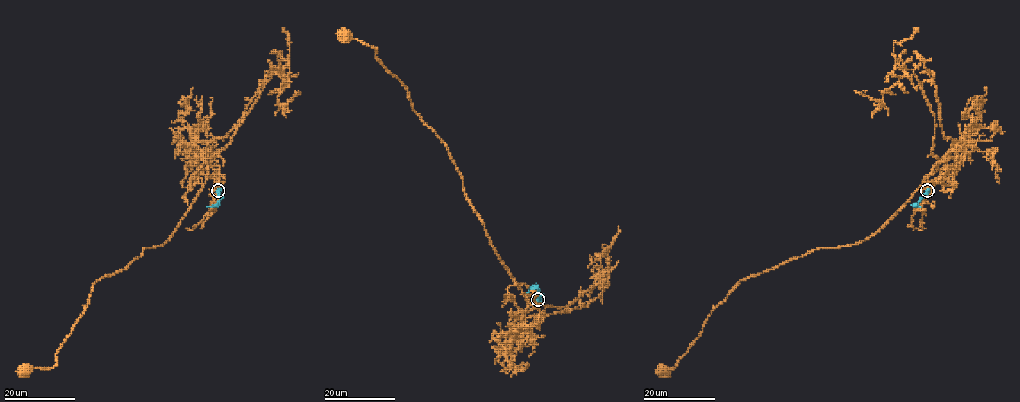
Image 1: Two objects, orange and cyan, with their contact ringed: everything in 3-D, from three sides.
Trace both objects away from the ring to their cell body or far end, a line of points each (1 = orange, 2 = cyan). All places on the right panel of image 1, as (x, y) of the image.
1: (927, 190), (944, 174), (952, 176), (965, 144), (864, 240), (816, 248), (742, 279), (677, 363), (663, 371)
2: (927, 190), (916, 205), (921, 207)

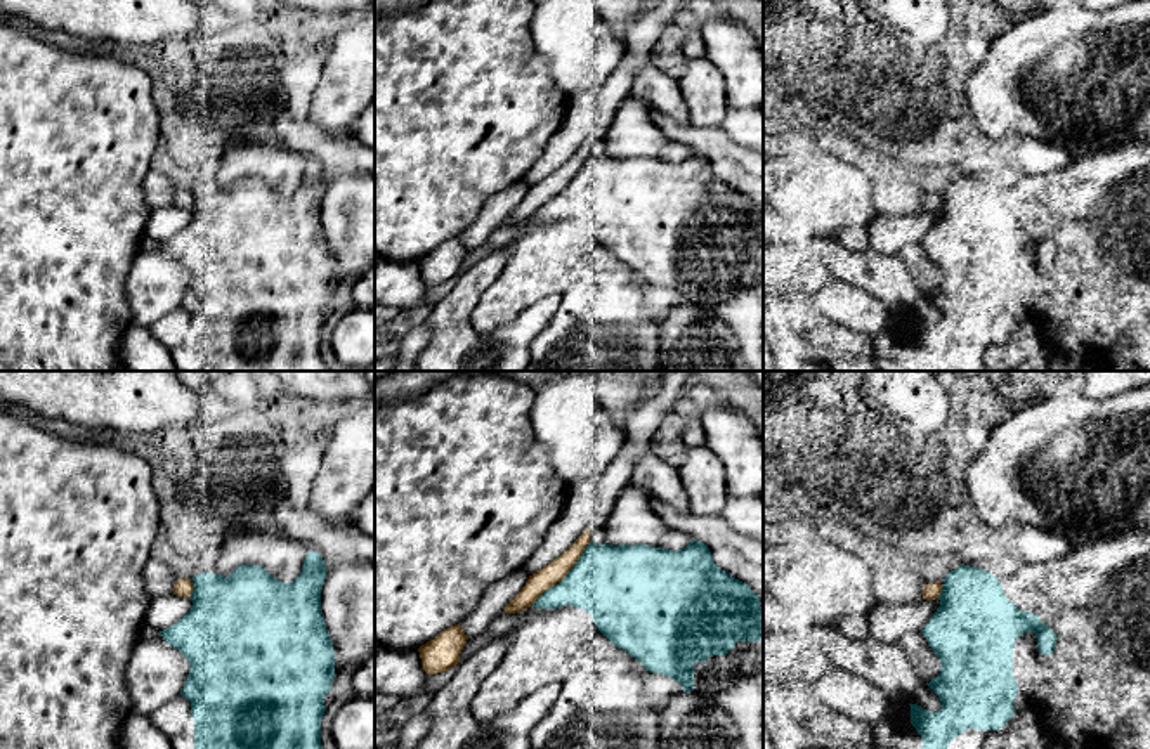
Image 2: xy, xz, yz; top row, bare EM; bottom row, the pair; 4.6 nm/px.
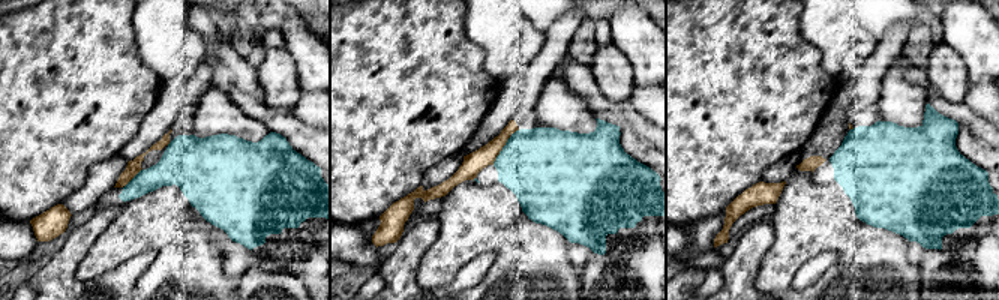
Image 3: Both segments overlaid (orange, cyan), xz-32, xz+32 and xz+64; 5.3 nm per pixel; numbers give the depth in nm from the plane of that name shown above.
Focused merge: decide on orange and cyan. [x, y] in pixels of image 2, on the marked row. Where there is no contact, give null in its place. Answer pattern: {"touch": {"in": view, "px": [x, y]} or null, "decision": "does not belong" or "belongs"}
{"touch": {"in": "xz", "px": [573, 566]}, "decision": "does not belong"}

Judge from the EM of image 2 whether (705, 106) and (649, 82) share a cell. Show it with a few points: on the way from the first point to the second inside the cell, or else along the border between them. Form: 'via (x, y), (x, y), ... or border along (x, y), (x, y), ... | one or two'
border along (677, 82), (689, 120), (698, 127), (708, 127) | two

